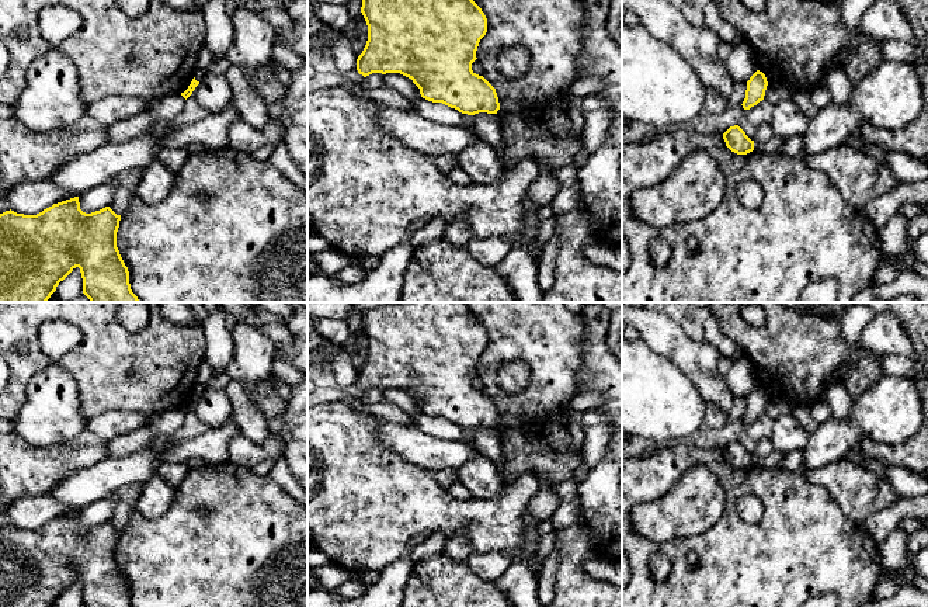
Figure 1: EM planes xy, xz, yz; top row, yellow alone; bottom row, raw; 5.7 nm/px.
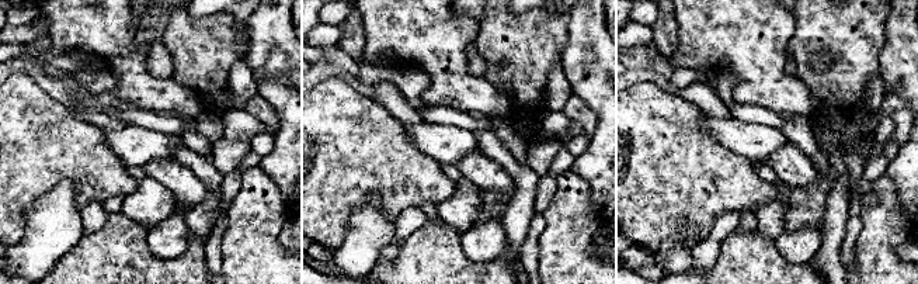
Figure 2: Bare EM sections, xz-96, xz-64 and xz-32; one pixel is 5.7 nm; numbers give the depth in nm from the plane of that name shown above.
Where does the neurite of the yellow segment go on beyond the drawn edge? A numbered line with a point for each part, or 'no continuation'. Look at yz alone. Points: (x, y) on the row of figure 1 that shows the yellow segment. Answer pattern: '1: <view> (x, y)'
no continuation

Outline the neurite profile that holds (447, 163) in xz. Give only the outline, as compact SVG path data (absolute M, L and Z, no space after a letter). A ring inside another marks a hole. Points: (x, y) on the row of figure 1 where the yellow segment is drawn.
M435 156L432 157L439 170L445 174L449 174L453 169L458 167L458 157L453 156Z

